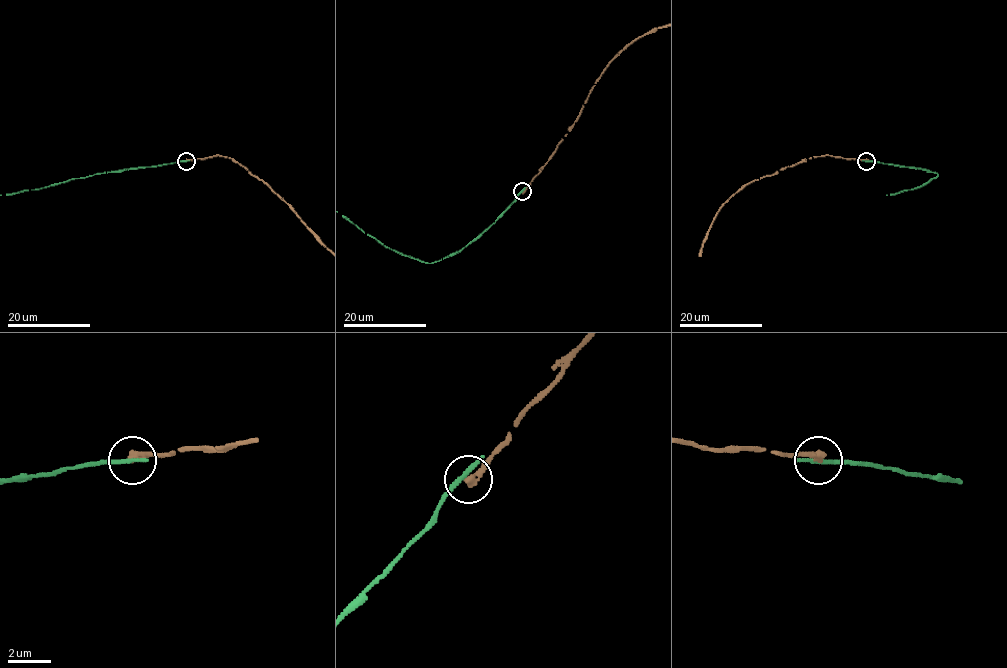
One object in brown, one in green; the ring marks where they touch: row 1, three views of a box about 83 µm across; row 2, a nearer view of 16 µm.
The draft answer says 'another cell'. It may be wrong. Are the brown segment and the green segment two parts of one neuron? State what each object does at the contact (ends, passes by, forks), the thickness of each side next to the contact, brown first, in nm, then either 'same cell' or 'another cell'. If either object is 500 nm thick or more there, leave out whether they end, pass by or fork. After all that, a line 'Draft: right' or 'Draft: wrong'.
brown ends | green ends | 360/240 nm | another cell
Draft: right

